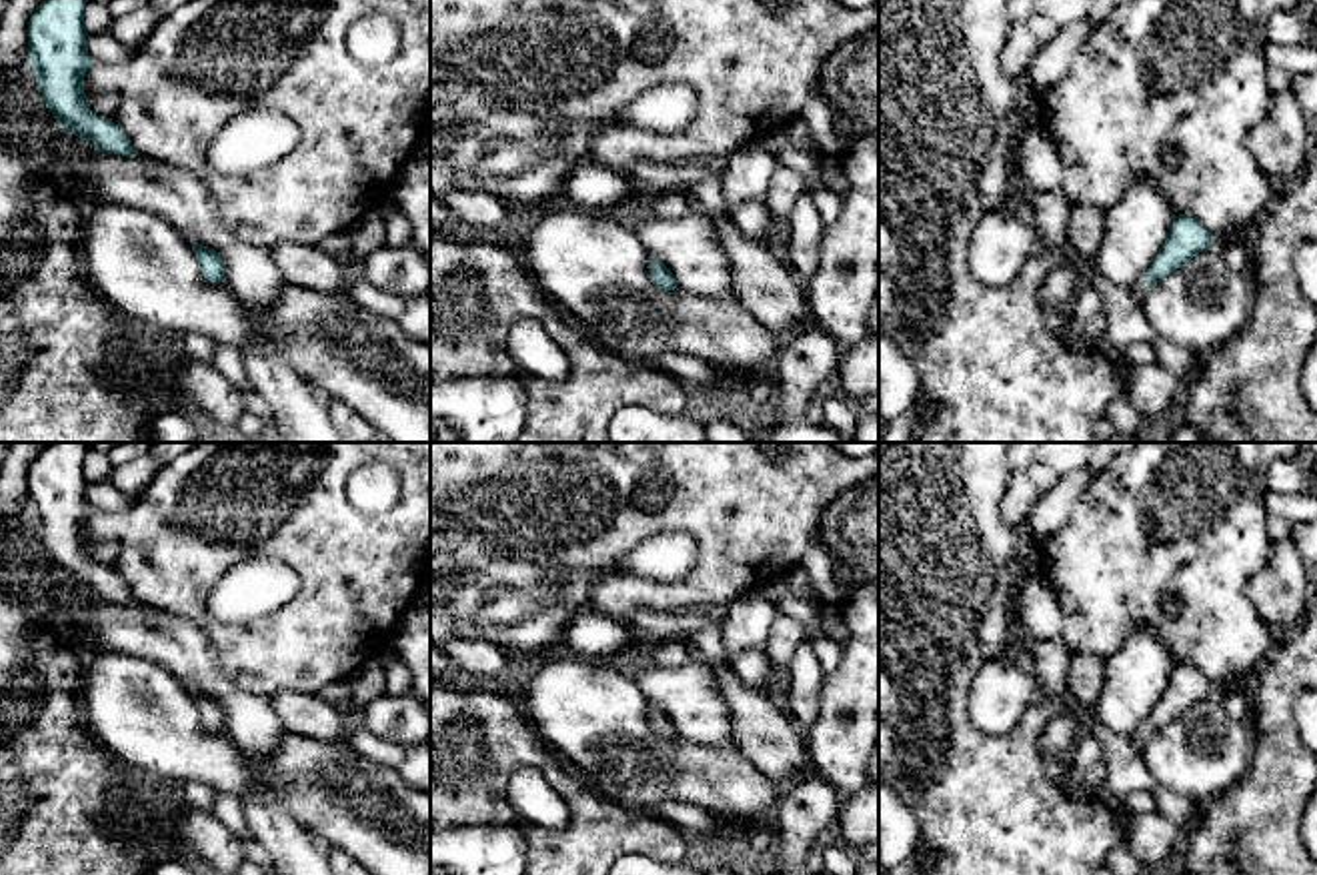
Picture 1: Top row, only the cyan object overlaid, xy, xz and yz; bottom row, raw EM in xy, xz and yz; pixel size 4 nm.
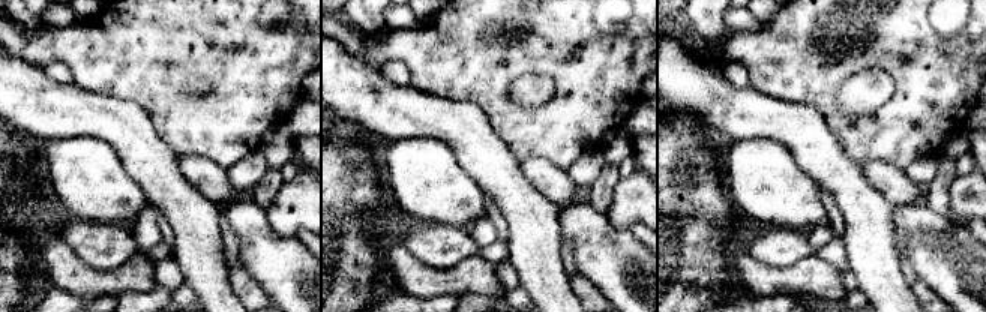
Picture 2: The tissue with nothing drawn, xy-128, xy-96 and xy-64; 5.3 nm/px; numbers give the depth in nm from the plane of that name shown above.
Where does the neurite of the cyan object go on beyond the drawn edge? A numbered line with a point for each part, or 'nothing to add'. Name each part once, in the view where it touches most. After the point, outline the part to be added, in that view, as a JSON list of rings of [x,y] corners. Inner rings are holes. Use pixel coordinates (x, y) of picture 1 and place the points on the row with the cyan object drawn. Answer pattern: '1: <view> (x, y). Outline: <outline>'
1: yz (1139, 291). Outline: [[[1145,274],[1135,282],[1135,286],[1131,288],[1133,300],[1139,308],[1143,308],[1143,300],[1149,294],[1151,286],[1147,284]]]

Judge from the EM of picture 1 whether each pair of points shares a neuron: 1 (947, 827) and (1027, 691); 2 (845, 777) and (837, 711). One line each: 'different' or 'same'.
1: different
2: same

